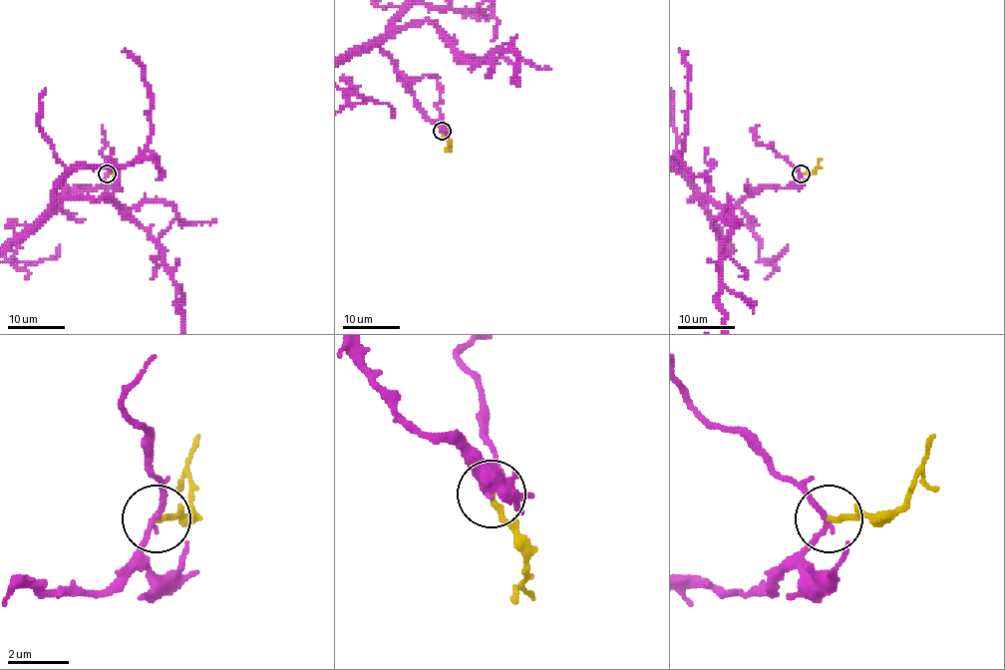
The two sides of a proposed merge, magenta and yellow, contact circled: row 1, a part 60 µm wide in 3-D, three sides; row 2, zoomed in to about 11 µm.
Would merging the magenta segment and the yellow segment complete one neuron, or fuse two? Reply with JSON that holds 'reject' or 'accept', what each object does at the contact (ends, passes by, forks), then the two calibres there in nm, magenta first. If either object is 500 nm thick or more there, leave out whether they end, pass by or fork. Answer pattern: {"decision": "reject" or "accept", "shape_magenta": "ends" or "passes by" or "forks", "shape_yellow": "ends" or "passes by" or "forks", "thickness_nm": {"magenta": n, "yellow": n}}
{"decision": "reject", "shape_magenta": "passes by", "shape_yellow": "ends", "thickness_nm": {"magenta": 170, "yellow": 170}}

